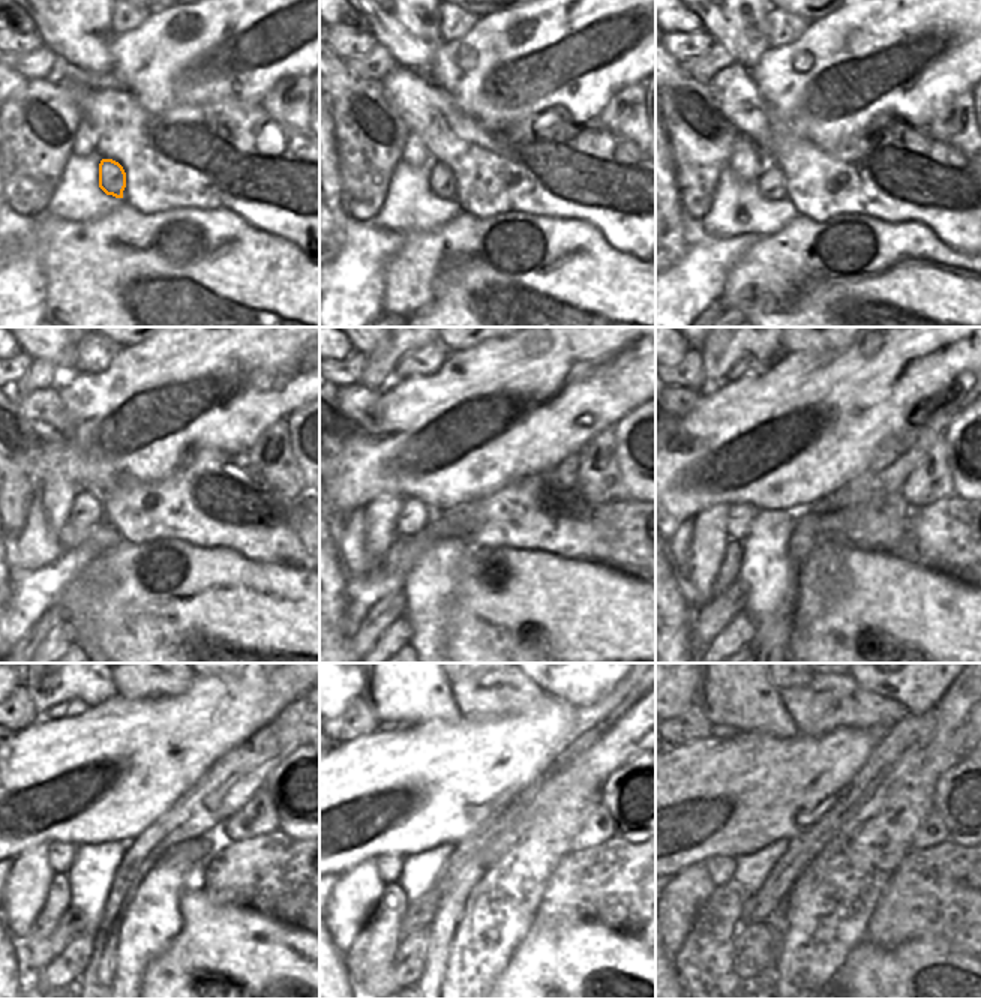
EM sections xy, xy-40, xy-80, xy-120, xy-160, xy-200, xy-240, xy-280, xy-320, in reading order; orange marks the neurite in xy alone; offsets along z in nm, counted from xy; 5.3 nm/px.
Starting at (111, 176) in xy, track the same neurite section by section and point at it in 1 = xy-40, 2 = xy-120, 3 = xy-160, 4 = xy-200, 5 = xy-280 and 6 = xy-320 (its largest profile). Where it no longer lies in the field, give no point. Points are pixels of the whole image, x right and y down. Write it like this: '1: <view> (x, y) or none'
1: xy-40 (441, 180)
2: xy-120 (87, 510)
3: xy-160 (413, 518)
4: xy-200 (741, 516)
5: xy-280 (389, 867)
6: xy-320 (720, 869)

